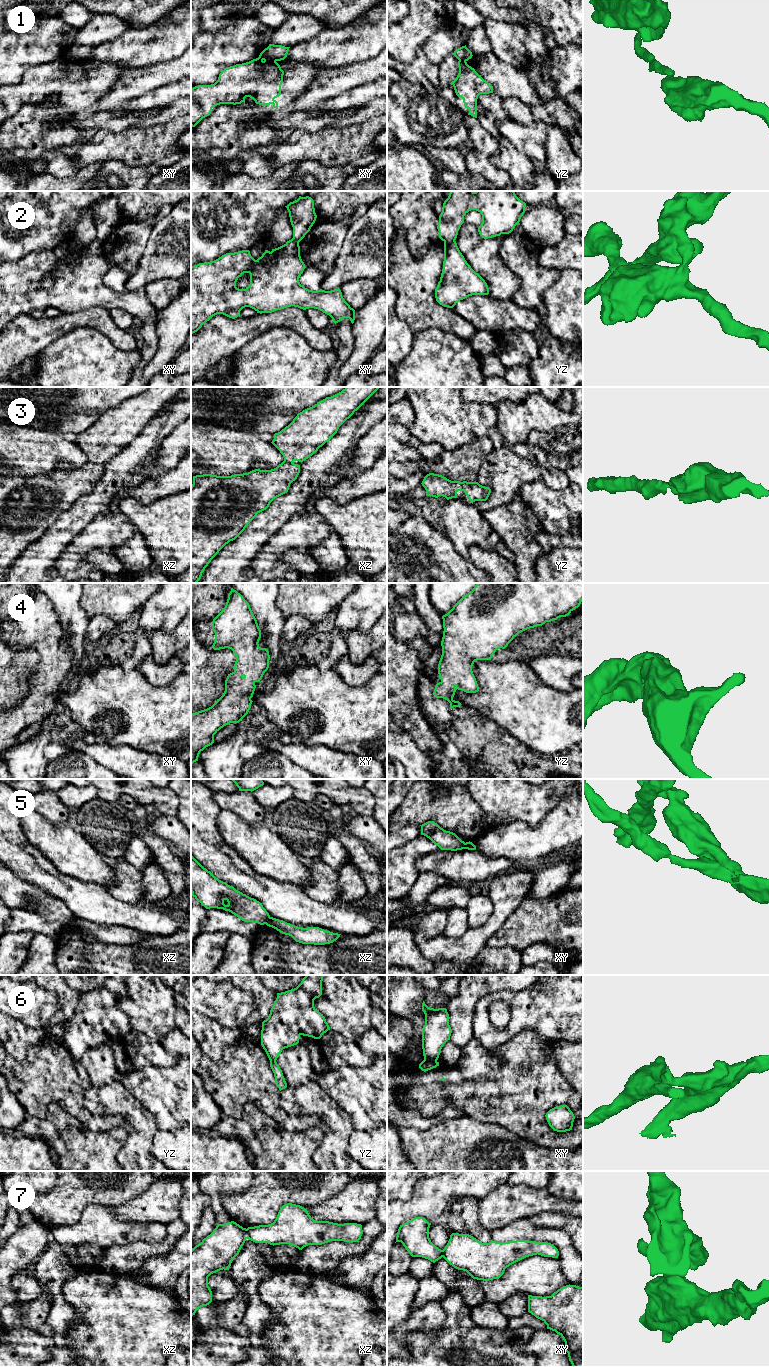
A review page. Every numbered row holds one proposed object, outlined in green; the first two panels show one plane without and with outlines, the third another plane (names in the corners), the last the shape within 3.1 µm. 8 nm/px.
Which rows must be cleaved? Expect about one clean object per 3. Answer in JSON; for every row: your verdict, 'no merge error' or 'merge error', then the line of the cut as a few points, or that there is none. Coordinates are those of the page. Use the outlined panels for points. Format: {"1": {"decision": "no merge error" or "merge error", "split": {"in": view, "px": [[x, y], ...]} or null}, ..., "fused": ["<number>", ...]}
{"1": {"decision": "merge error", "split": {"in": "xy", "px": [[264, 60], [275, 61]]}}, "2": {"decision": "merge error", "split": {"in": "yz", "px": [[454, 240], [446, 240], [444, 242]]}}, "3": {"decision": "no merge error", "split": null}, "4": {"decision": "no merge error", "split": null}, "5": {"decision": "merge error", "split": {"in": "xz", "px": [[270, 917], [265, 923]]}}, "6": {"decision": "merge error", "split": {"in": "xy", "px": [[424, 1058], [436, 1061]]}}, "7": {"decision": "merge error", "split": {"in": "xz", "px": [[245, 1229], [247, 1238]]}}, "fused": ["1", "2", "5", "6", "7"]}

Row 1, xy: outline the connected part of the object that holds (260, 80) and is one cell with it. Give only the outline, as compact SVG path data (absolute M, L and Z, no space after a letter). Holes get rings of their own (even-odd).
M259 57L249 62L225 68L218 80L211 85L198 85L191 89L191 126L195 127L203 118L210 115L212 108L220 104L241 104L250 97L256 104L278 107L275 100L281 94L284 71L276 61L263 61Z

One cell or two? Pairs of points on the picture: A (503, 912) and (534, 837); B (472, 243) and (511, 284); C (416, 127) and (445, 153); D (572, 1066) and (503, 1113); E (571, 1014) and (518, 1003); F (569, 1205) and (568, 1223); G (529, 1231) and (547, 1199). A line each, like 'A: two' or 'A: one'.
A: two
B: one
C: two
D: two
E: one
F: two
G: two

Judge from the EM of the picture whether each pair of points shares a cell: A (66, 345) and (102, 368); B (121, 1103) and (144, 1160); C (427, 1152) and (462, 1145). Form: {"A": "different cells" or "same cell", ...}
{"A": "same cell", "B": "same cell", "C": "same cell"}

